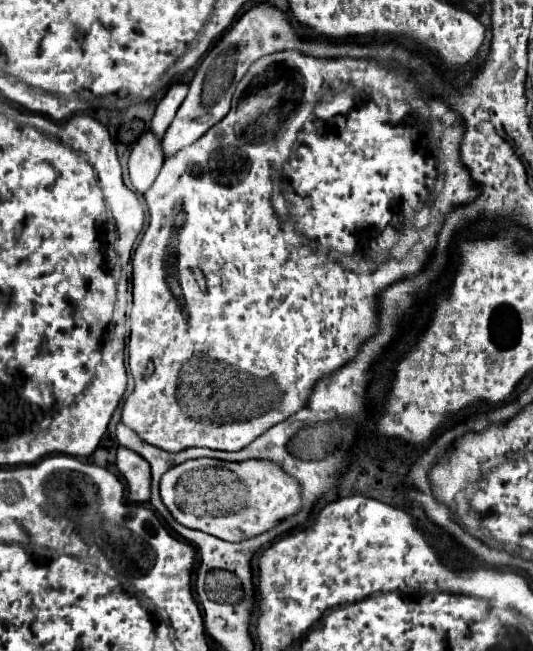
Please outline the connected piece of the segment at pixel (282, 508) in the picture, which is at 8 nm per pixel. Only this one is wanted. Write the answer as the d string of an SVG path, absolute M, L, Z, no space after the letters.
M220 459L184 461L164 473L160 497L178 523L224 541L258 537L302 509L300 481L268 459L248 459L240 463Z

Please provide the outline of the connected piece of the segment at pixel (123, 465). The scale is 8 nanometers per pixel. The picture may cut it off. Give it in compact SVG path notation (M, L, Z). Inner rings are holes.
M118 447L118 469L128 481L128 499L144 503L150 499L150 465L136 451L128 447Z

